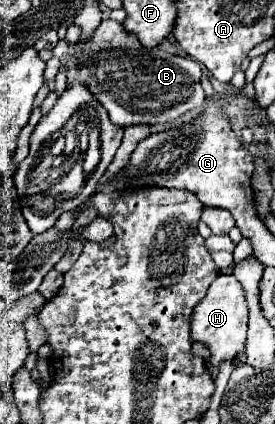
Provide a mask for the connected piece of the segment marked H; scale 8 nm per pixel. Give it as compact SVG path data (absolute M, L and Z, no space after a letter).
M218 276L212 286L208 288L206 298L196 306L192 314L192 338L196 342L208 344L212 358L206 362L208 372L212 378L218 376L218 364L224 358L236 358L244 352L246 342L246 328L248 328L248 306L246 306L246 294L240 286L240 282L234 276Z

